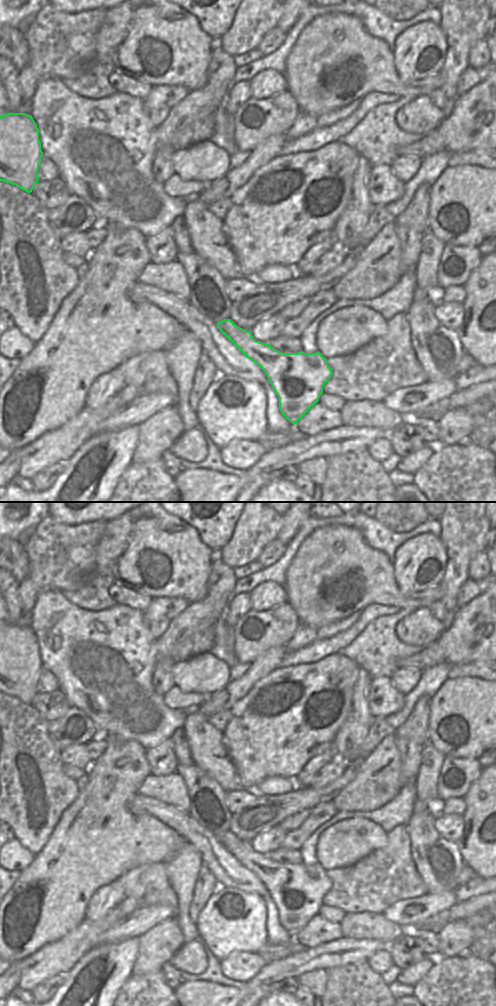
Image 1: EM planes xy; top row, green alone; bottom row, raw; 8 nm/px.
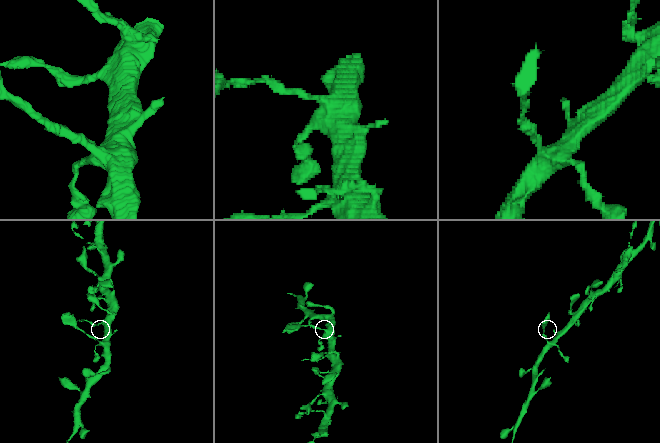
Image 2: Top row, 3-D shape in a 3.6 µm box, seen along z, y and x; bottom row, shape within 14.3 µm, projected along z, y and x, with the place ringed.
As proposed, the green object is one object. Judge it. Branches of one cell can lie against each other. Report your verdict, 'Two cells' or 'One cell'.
One cell

